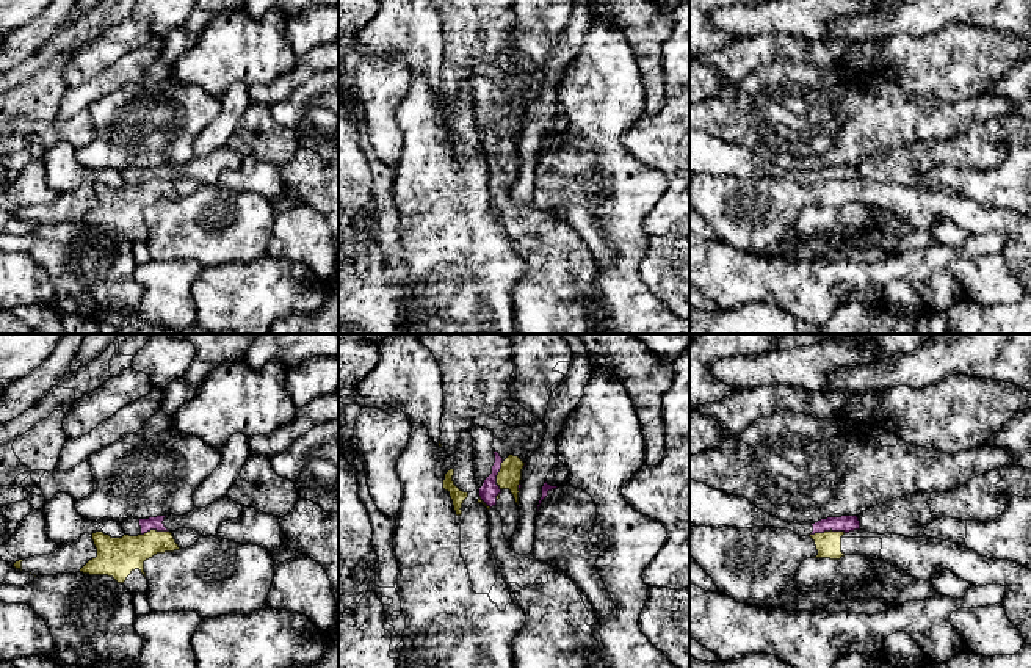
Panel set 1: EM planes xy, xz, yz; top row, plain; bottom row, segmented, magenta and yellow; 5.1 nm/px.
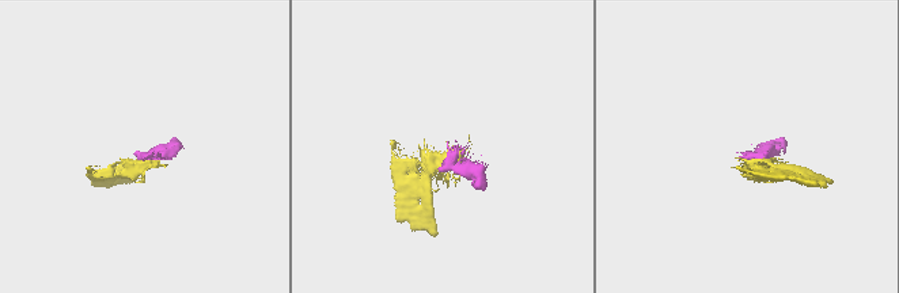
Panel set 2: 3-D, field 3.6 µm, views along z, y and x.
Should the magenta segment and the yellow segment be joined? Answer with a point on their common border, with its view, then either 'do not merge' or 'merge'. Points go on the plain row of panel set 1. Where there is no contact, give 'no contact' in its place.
yz (828, 179) | do not merge

